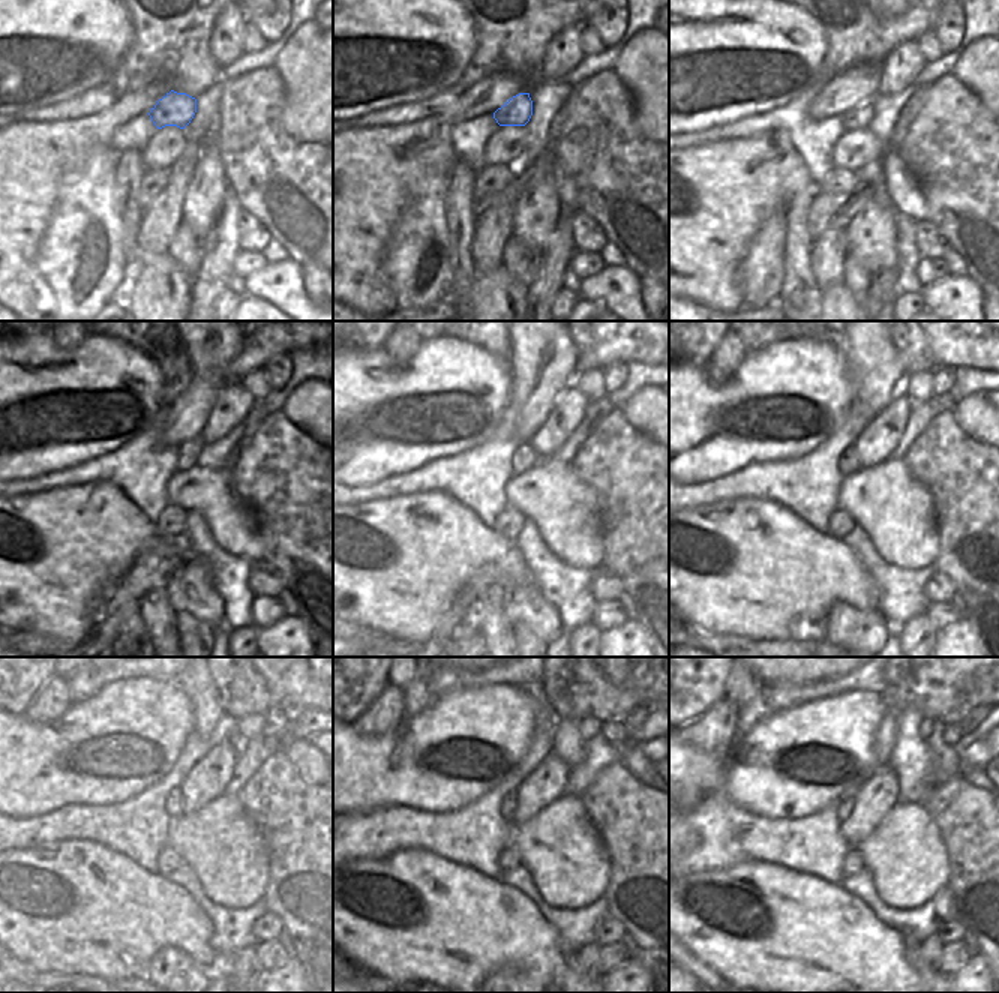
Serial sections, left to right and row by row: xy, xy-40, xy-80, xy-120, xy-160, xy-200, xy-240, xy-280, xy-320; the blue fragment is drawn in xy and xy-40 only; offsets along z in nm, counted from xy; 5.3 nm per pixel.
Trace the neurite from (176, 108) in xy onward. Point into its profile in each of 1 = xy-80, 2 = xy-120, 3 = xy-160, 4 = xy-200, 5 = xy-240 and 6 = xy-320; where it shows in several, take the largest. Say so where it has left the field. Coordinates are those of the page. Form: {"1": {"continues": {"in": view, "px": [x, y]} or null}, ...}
{"1": {"continues": {"in": "xy-80", "px": [858, 117]}}, "2": {"continues": {"in": "xy-120", "px": [186, 455]}}, "3": {"continues": {"in": "xy-160", "px": [524, 458]}}, "4": {"continues": {"in": "xy-200", "px": [848, 464]}}, "5": {"continues": {"in": "xy-240", "px": [173, 803]}}, "6": {"continues": {"in": "xy-320", "px": [845, 809]}}}

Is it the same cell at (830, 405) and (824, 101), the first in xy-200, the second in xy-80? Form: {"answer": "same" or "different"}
{"answer": "different"}

